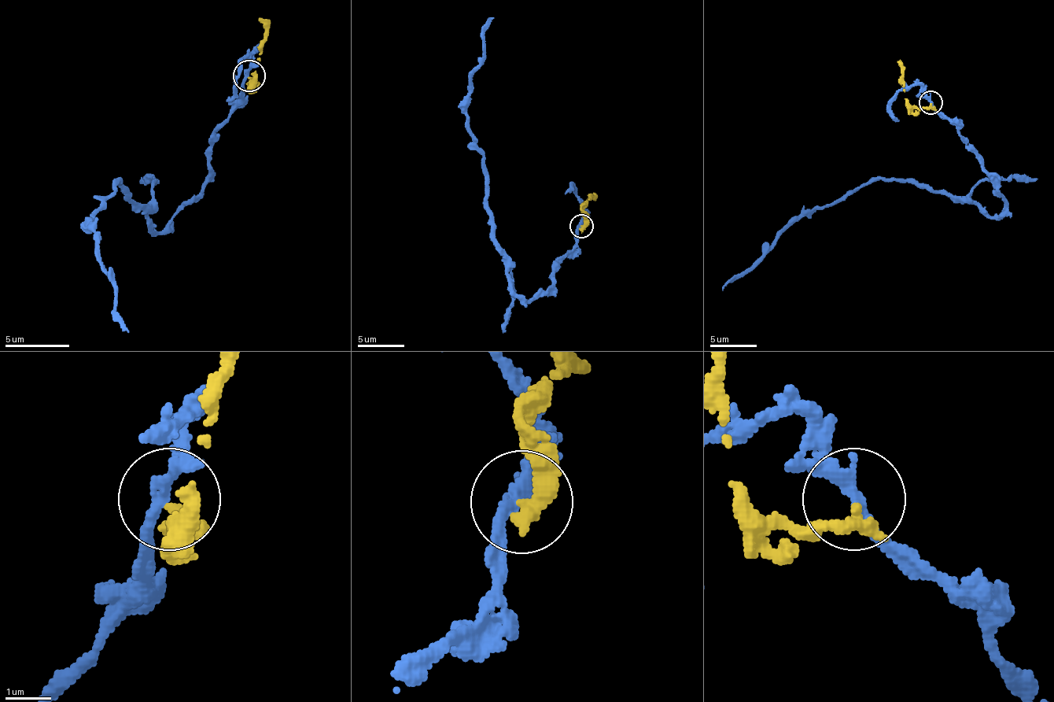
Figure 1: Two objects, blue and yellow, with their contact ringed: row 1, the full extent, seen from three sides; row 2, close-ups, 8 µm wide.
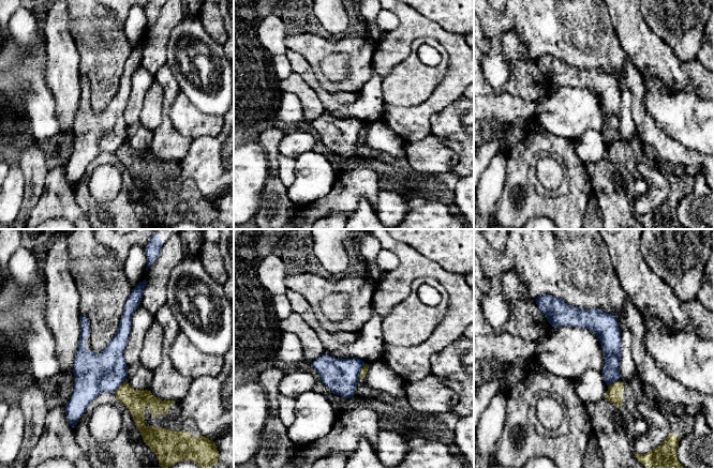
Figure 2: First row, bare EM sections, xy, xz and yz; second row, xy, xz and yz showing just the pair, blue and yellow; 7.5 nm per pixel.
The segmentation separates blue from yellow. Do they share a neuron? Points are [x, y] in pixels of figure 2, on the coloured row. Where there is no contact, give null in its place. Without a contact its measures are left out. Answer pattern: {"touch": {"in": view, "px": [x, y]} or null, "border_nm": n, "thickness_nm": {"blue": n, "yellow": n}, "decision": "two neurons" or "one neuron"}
{"touch": {"in": "xz", "px": [360, 371]}, "border_nm": 130, "thickness_nm": {"blue": 260, "yellow": 50}, "decision": "two neurons"}

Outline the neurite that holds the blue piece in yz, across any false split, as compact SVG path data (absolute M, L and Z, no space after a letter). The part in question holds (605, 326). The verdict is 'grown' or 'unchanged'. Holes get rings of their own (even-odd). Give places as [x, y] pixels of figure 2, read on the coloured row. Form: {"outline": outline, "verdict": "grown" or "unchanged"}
{"outline": "M545 294L538 297L536 304L552 327L572 327L589 329L599 339L605 364L601 370L609 387L620 381L621 330L613 314L601 309L583 309L570 306L556 297Z", "verdict": "unchanged"}

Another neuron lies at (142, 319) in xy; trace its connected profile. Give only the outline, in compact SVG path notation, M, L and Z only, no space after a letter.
M142 305L135 309L131 318L131 332L123 353L128 366L139 362L145 335L154 321L154 315L150 314Z

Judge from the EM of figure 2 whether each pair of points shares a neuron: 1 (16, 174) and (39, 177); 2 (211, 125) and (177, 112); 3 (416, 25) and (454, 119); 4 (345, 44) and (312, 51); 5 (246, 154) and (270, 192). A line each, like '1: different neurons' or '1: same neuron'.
1: different neurons
2: same neuron
3: different neurons
4: same neuron
5: different neurons

